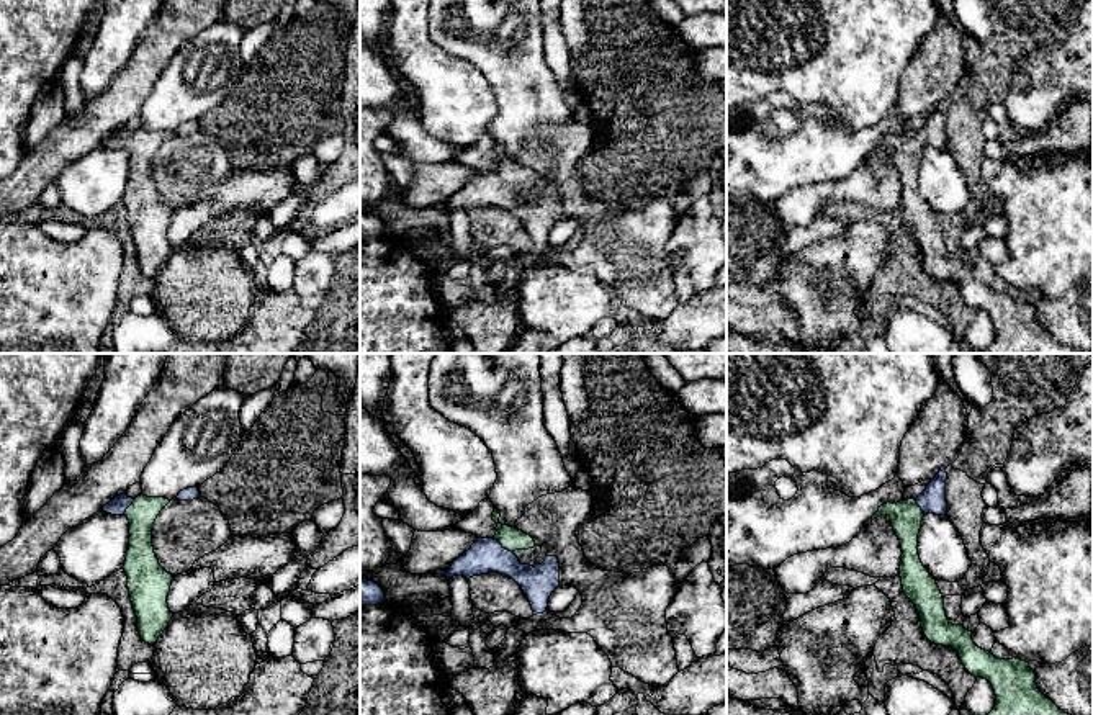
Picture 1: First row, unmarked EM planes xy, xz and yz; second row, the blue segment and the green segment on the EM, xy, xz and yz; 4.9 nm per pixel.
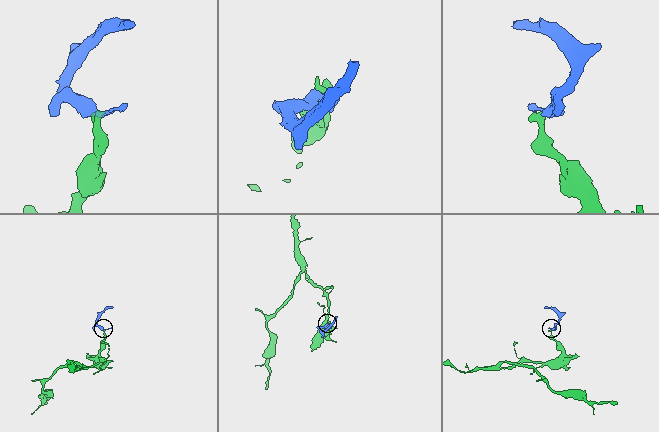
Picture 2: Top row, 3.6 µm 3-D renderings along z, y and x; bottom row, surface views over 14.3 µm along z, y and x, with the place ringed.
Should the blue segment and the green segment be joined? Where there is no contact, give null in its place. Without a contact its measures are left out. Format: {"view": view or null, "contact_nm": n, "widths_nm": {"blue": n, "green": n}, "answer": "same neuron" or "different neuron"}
{"view": "xz", "contact_nm": 120, "widths_nm": {"blue": 180, "green": 120}, "answer": "same neuron"}

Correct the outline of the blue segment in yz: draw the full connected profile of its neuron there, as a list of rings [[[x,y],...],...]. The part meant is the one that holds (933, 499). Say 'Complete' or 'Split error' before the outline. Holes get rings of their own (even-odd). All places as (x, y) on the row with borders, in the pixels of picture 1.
Split error. [[[946,470],[939,471],[916,497],[897,504],[884,504],[870,517],[888,515],[902,545],[900,578],[903,594],[915,604],[924,636],[942,646],[952,646],[975,676],[987,679],[996,695],[988,715],[1068,715],[1047,699],[1036,684],[1036,672],[1021,659],[998,659],[978,648],[972,632],[952,625],[944,610],[944,597],[936,579],[923,566],[918,555],[918,533],[926,514],[946,515]]]

